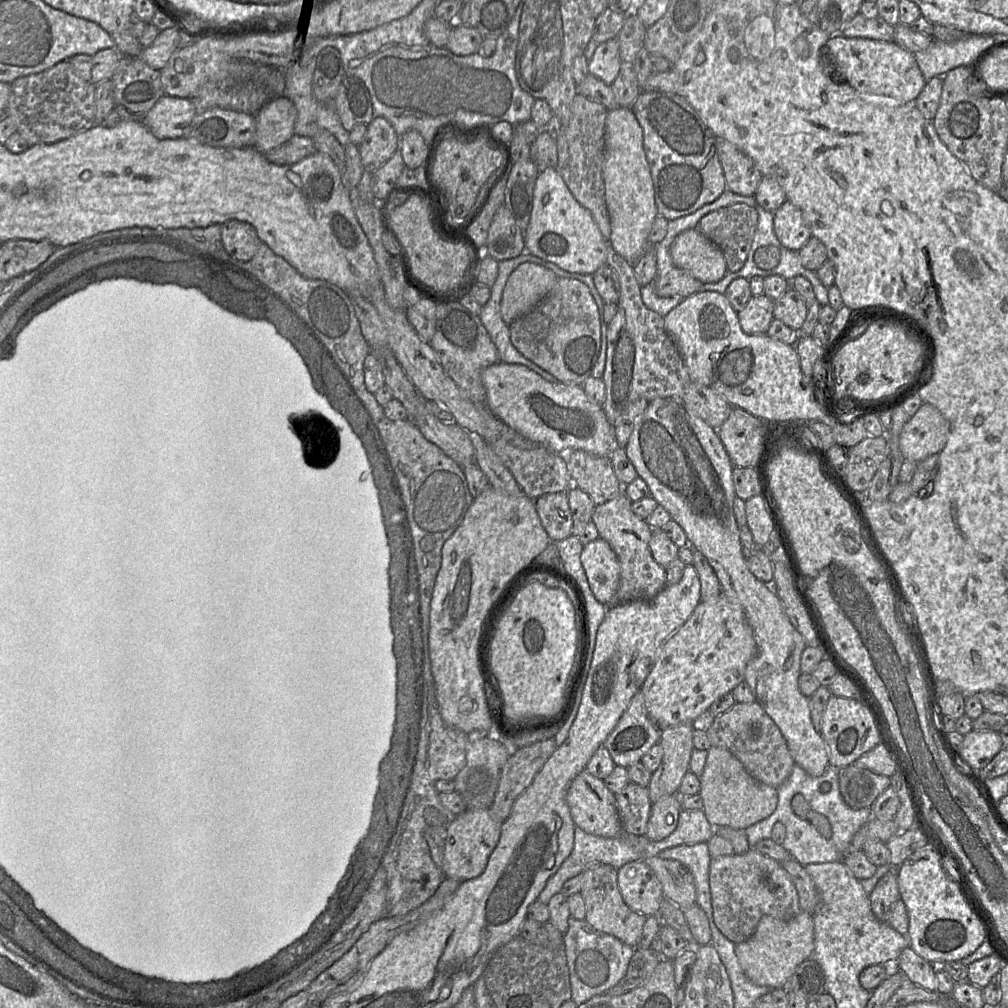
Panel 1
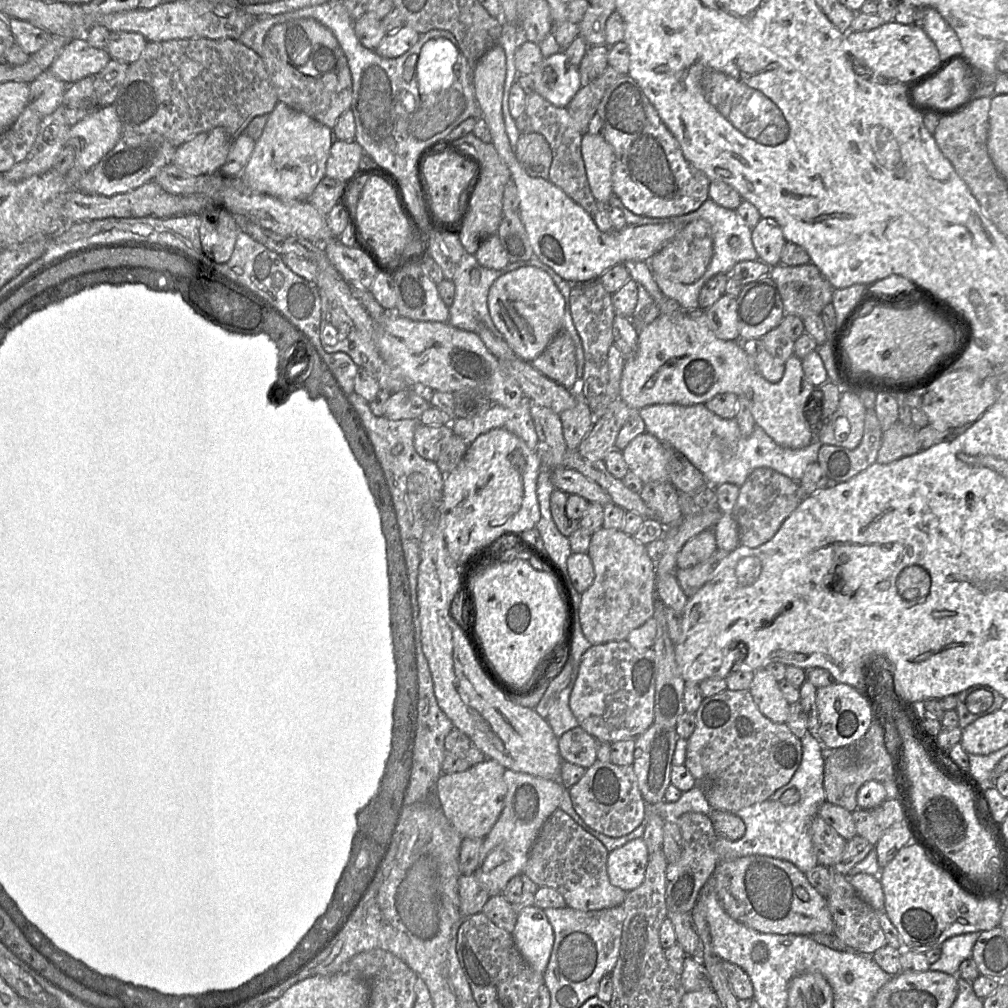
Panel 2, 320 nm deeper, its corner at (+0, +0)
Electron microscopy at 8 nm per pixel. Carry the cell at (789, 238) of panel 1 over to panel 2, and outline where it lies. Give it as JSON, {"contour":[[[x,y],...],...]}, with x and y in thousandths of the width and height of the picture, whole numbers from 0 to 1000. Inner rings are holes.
{"contour":[[[755,216],[746,227],[746,240],[752,257],[764,265],[774,261],[780,237],[773,222],[767,216]]]}

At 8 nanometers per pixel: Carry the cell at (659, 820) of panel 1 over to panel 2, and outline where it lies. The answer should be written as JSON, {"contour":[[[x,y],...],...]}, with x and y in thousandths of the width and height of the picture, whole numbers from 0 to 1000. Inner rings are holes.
{"contour":[[[648,717],[640,726],[630,732],[627,761],[640,797],[654,799],[659,795],[661,783],[666,778],[668,749],[673,731],[671,722]]]}

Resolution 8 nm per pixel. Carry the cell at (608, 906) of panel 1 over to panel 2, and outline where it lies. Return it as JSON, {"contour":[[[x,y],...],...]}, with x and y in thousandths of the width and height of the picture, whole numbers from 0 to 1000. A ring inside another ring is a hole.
{"contour":[[[555,801],[546,809],[536,822],[526,841],[519,866],[535,880],[546,880],[555,885],[563,900],[576,904],[607,901],[618,897],[622,885],[606,877],[602,866],[603,847],[604,845],[596,834],[580,824]]]}

